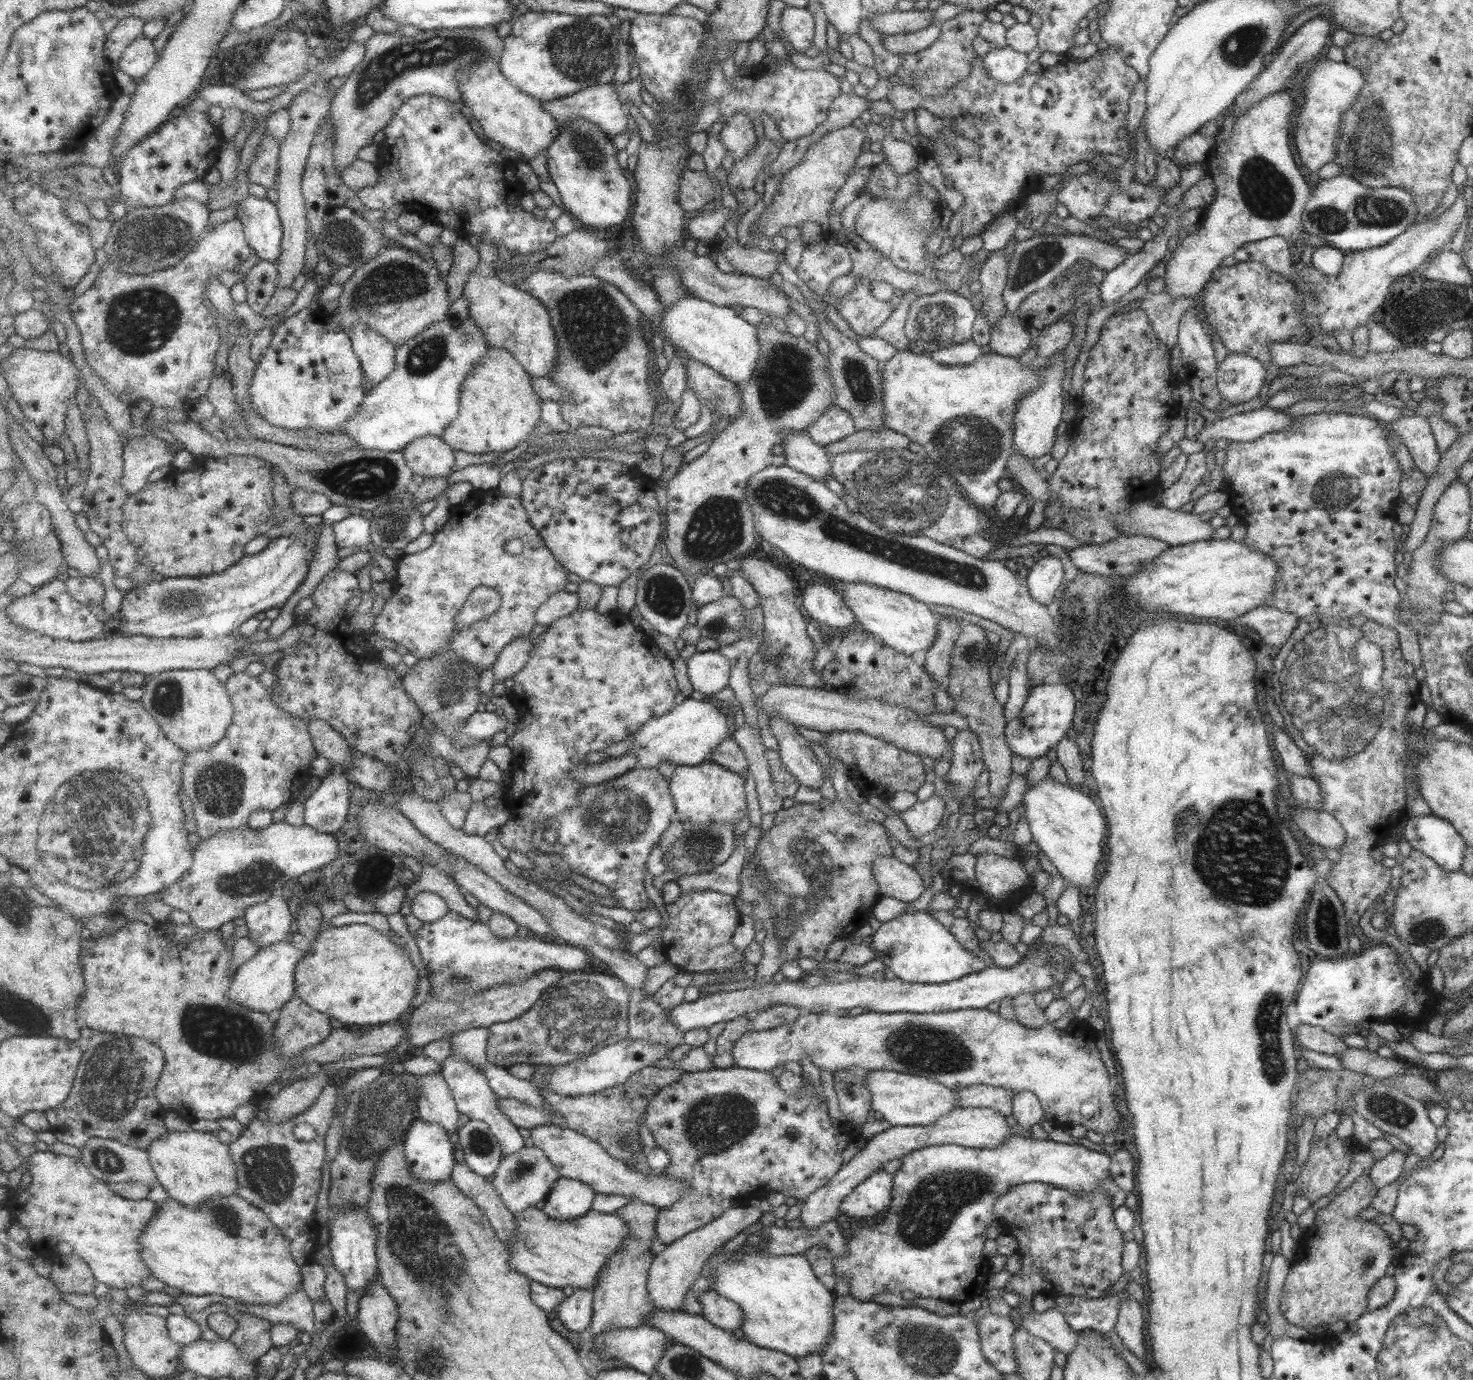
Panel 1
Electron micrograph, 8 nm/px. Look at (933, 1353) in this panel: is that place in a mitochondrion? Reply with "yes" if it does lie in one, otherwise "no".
yes

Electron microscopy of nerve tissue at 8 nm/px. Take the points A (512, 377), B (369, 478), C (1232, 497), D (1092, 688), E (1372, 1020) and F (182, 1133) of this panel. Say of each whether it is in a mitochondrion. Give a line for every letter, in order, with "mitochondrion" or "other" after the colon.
A: other
B: mitochondrion
C: other
D: other
E: other
F: other

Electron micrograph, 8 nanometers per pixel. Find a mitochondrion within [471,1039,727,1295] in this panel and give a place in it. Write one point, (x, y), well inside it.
(522, 1169)

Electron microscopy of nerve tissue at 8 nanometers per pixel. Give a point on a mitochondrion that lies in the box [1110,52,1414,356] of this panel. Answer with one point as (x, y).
(1373, 141)

